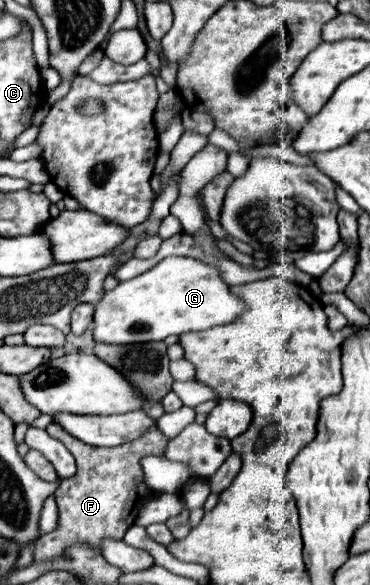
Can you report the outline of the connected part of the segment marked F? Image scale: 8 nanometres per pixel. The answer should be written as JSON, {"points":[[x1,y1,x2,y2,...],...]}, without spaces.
{"points":[[50,422,46,432,56,436,66,444,78,464,78,472,72,478,62,480,60,488,56,490,56,504,58,504,58,526,50,534,42,534,36,540,34,560,52,560,58,556,68,544,86,542,86,544,100,544,104,536,122,540,124,532,134,524,140,508,152,498,152,490,144,482,144,472,140,468,140,458,144,456,162,456,166,450,168,440,158,428,150,428,140,440,130,444,120,444,114,448,96,448,88,446,82,440,76,440,68,434,60,424]]}

